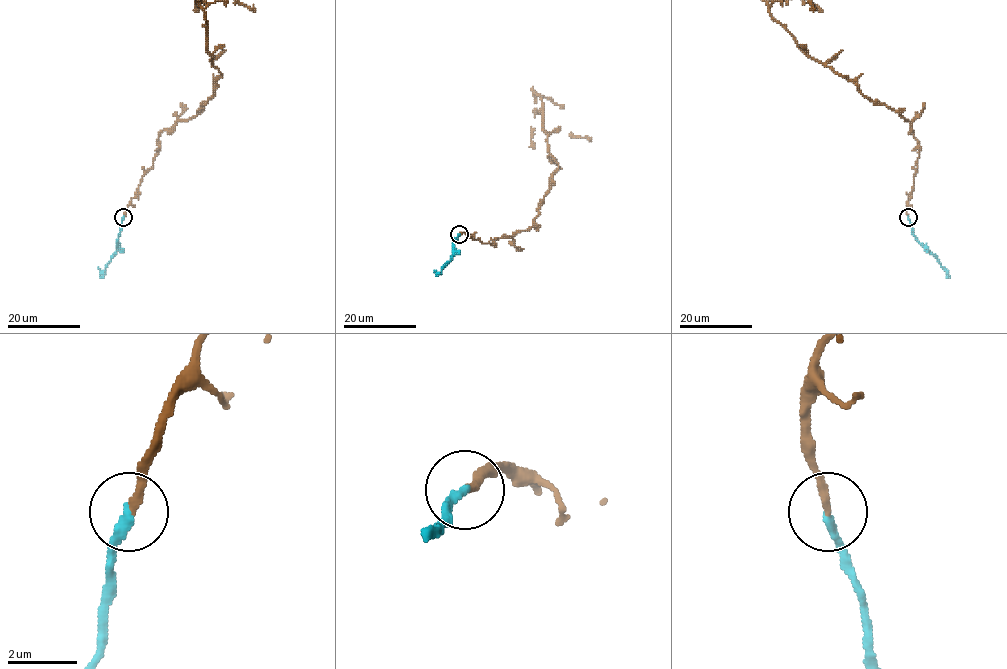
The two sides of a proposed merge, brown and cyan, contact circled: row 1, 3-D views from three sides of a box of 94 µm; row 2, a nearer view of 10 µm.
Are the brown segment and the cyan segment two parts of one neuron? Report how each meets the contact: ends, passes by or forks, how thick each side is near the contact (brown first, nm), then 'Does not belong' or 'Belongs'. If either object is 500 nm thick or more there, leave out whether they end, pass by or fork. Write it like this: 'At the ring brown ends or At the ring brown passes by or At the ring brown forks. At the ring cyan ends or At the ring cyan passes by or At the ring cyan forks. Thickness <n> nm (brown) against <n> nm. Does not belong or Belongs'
At the ring brown ends. At the ring cyan ends. Thickness 220 nm (brown) against 240 nm. Belongs

